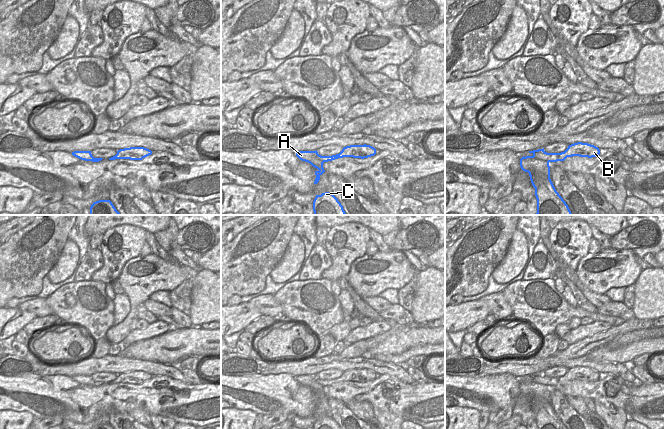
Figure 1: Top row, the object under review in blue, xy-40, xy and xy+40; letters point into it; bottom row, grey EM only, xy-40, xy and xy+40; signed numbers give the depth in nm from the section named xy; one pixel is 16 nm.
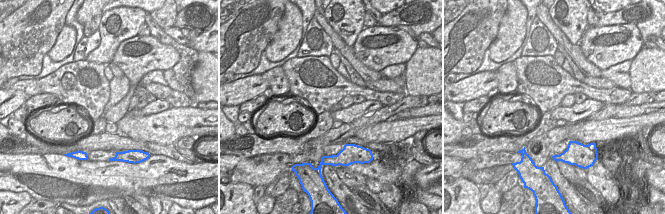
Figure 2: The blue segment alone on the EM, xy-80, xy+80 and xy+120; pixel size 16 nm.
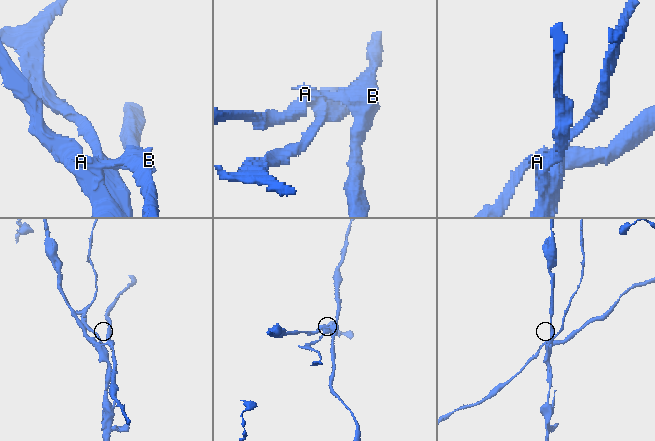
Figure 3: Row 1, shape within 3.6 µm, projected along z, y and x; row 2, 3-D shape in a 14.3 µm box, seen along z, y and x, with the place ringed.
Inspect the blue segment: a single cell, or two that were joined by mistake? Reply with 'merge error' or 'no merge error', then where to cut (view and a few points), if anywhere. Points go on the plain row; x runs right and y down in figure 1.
merge error | xy+40 (552, 377), (550, 385)

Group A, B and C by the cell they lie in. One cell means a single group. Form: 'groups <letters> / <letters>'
groups A C / B

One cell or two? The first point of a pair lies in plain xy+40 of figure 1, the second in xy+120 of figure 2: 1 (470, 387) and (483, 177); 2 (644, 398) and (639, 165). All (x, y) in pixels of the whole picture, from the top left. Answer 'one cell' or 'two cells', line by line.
1: one cell
2: two cells

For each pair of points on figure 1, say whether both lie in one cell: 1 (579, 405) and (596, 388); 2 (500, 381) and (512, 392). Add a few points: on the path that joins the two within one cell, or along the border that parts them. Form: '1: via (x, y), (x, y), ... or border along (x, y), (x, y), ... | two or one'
1: border along (565, 395), (580, 395), (589, 397), (593, 401) | two
2: via (503, 384), (509, 390) | one

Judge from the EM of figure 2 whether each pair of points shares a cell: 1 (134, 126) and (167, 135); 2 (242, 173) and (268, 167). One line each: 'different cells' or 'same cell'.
1: same cell
2: same cell

